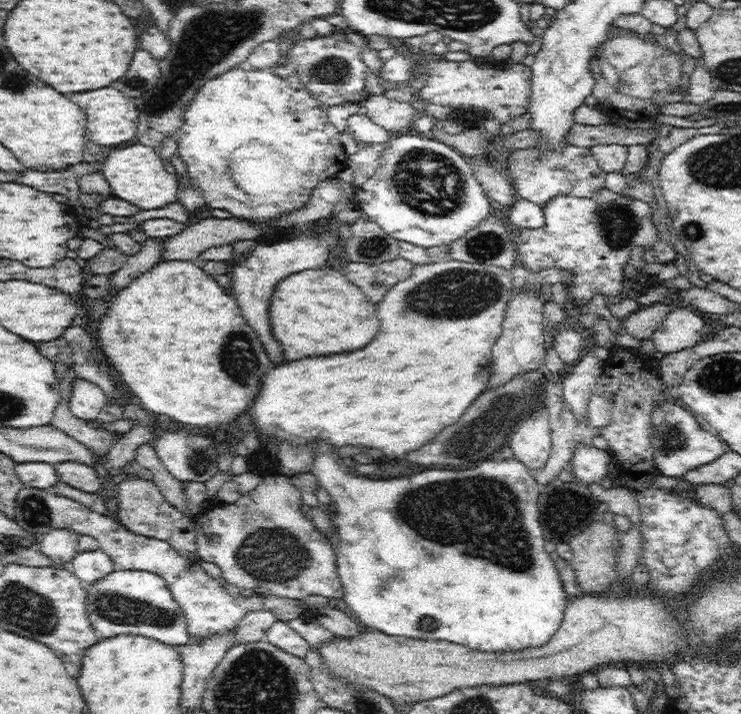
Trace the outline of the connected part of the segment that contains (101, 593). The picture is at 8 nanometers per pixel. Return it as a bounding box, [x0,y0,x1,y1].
[84,570,190,646]

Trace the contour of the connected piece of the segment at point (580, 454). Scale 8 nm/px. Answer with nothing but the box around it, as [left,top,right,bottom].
[570,445,611,485]

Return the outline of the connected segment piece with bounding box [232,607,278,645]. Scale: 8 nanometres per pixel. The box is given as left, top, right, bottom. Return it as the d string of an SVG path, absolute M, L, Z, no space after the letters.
M260 608L256 612L249 612L233 628L233 640L235 644L248 644L248 642L258 642L266 640L265 632L271 624L278 620L272 611Z

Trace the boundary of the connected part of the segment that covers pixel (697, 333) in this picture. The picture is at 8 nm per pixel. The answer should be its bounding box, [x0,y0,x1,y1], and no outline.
[651,307,706,355]

